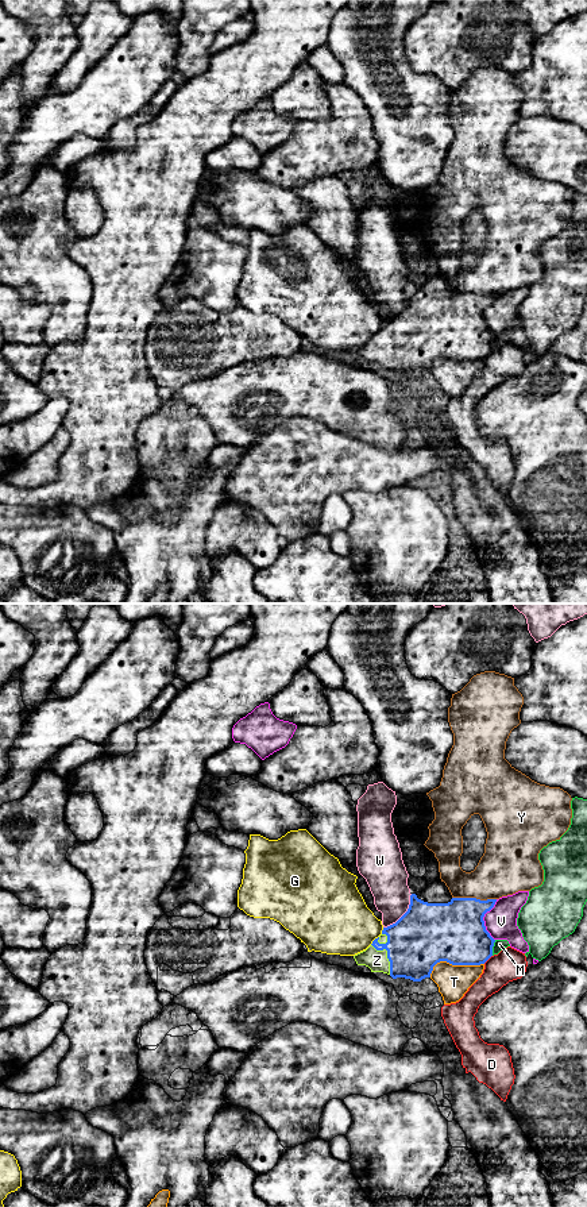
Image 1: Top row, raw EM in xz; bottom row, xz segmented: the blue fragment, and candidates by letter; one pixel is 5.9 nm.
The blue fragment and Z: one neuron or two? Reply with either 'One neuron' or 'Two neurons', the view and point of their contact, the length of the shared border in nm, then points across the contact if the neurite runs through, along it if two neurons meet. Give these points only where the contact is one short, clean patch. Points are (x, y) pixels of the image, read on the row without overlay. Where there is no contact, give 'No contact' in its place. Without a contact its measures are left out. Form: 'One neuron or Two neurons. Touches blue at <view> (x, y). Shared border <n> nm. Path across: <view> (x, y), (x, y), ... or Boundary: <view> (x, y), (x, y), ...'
One neuron. Touches blue at xz (387, 350). Shared border 220 nm

